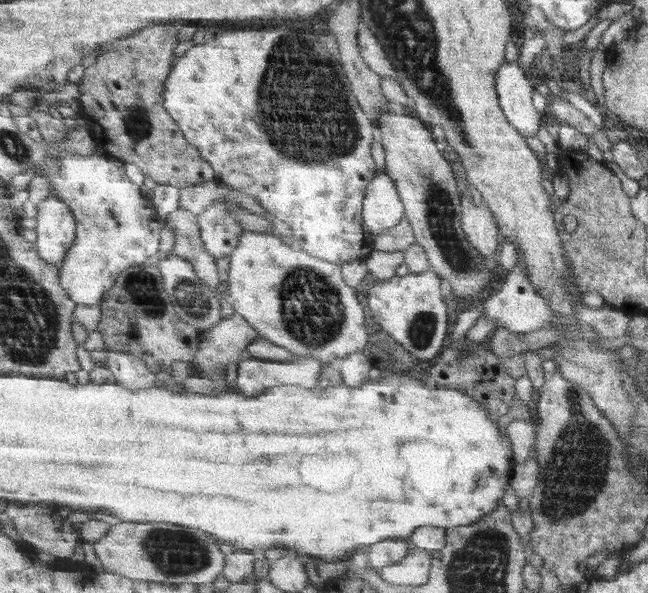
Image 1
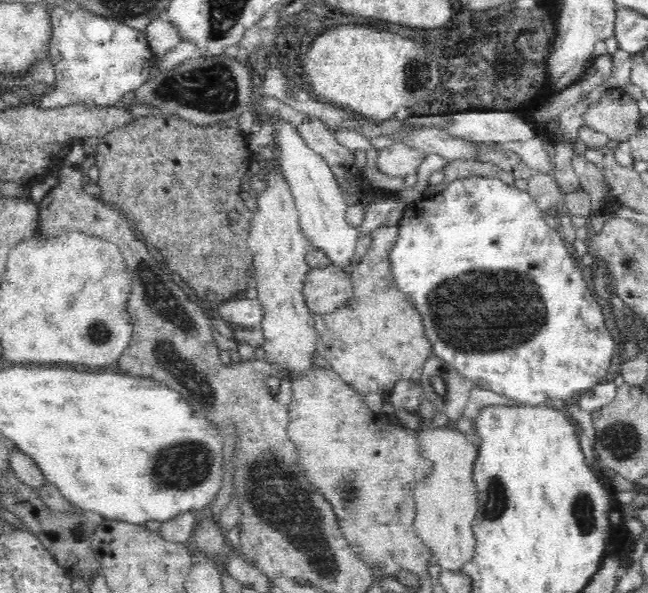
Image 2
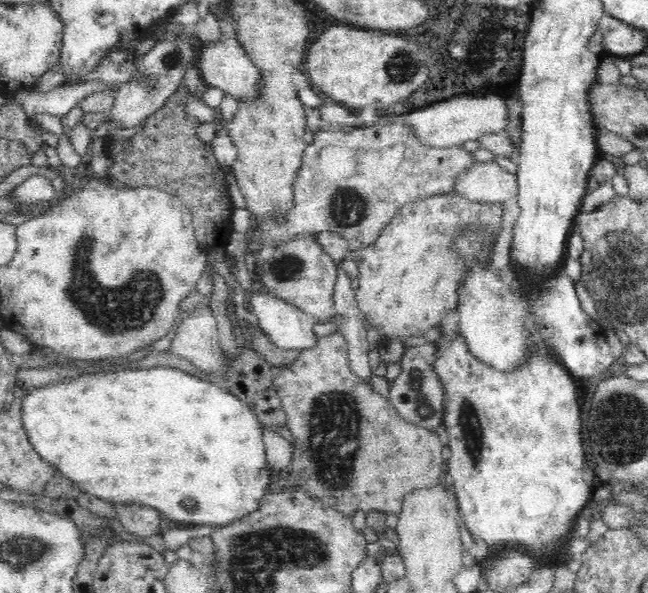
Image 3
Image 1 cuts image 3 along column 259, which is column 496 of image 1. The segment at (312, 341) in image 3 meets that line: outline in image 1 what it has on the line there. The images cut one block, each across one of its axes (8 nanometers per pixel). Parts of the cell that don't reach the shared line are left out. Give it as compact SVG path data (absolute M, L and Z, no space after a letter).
M515 268L513 271L503 274L500 282L501 288L483 301L485 306L483 316L494 318L498 322L498 328L507 328L517 334L526 334L553 326L560 320L560 316L553 311L549 300L537 293L531 279L527 277L526 271Z

